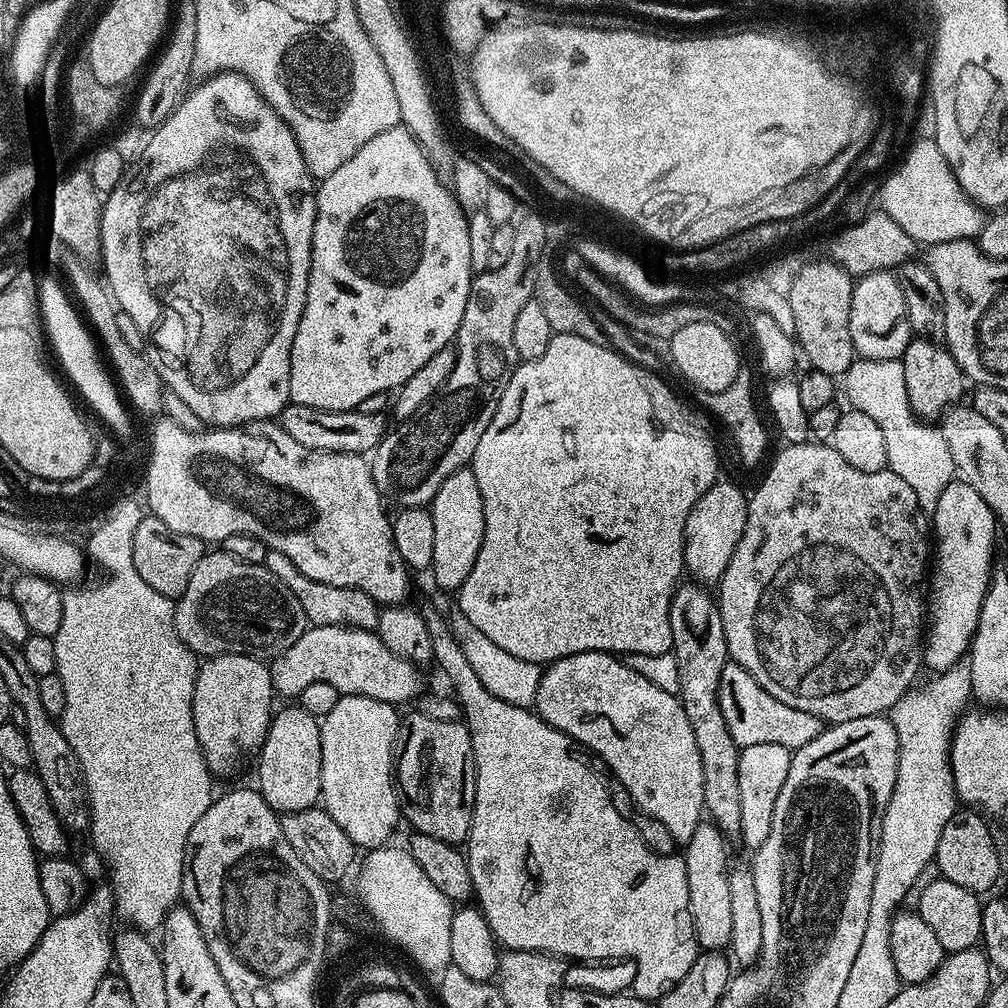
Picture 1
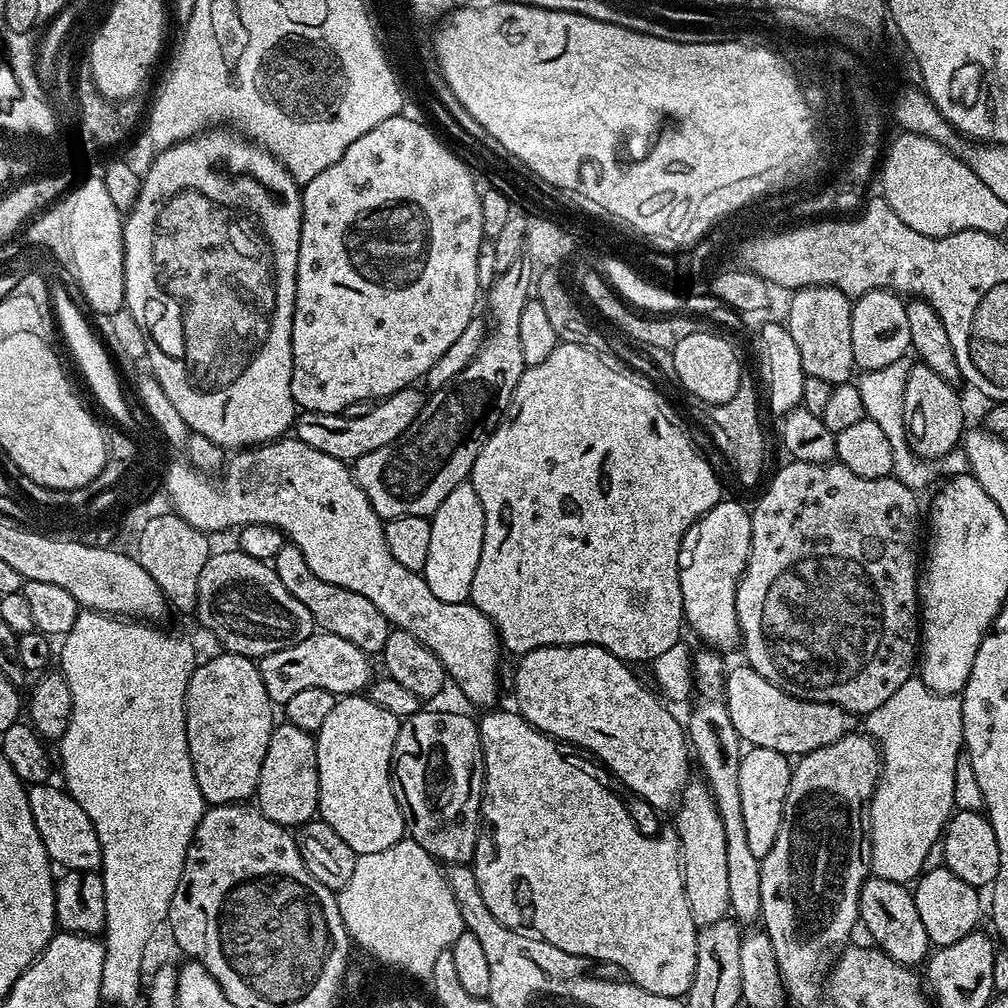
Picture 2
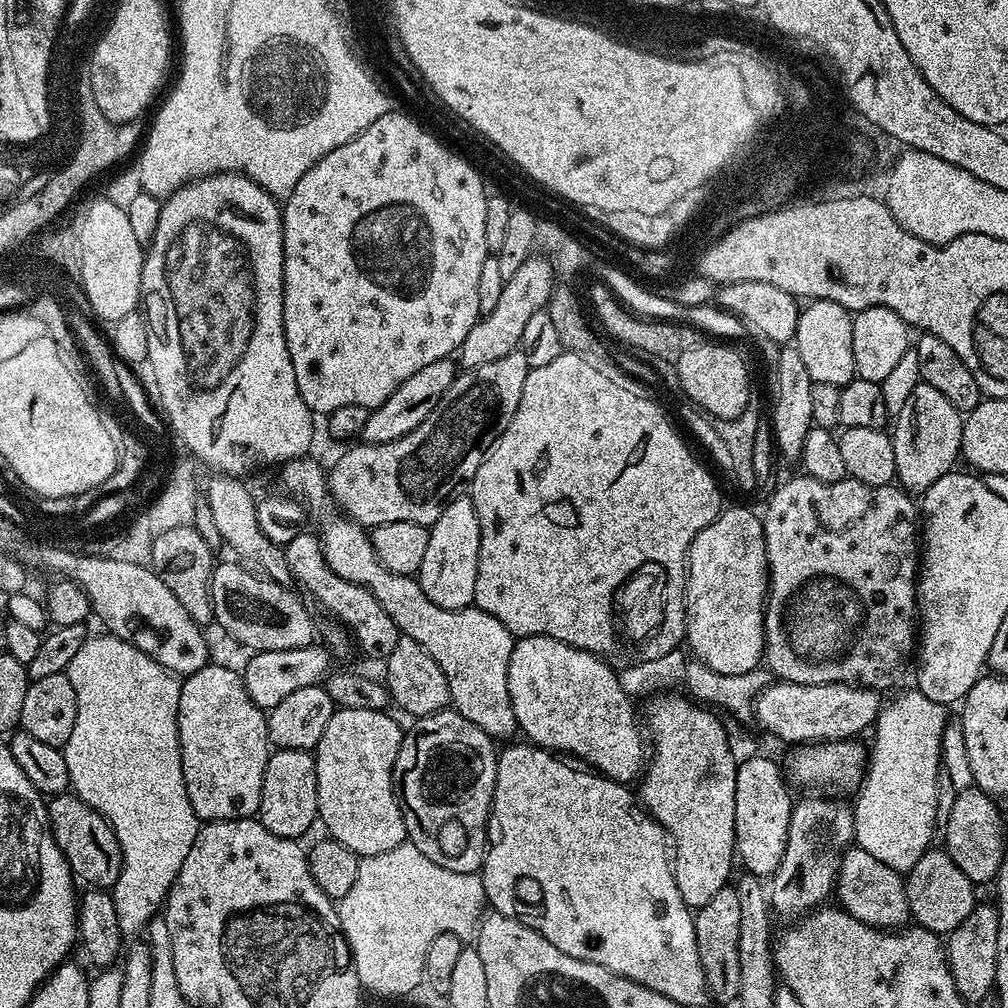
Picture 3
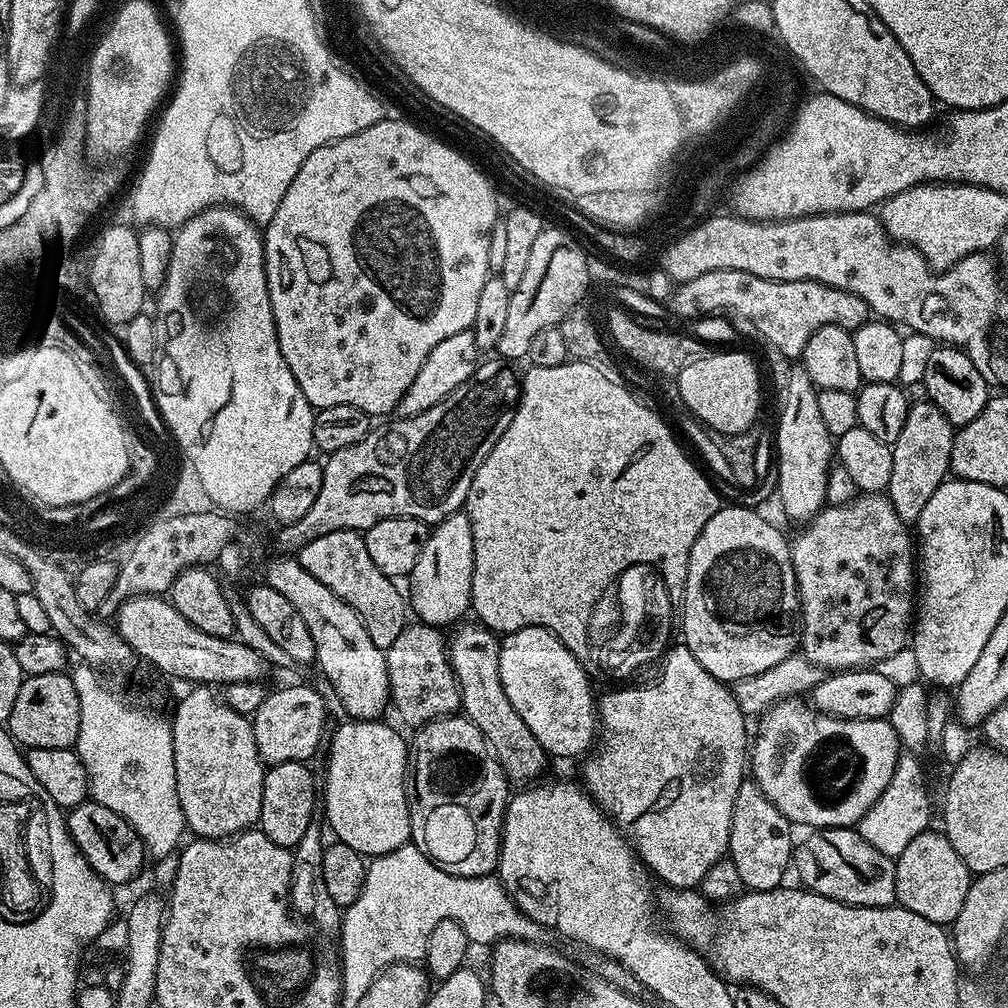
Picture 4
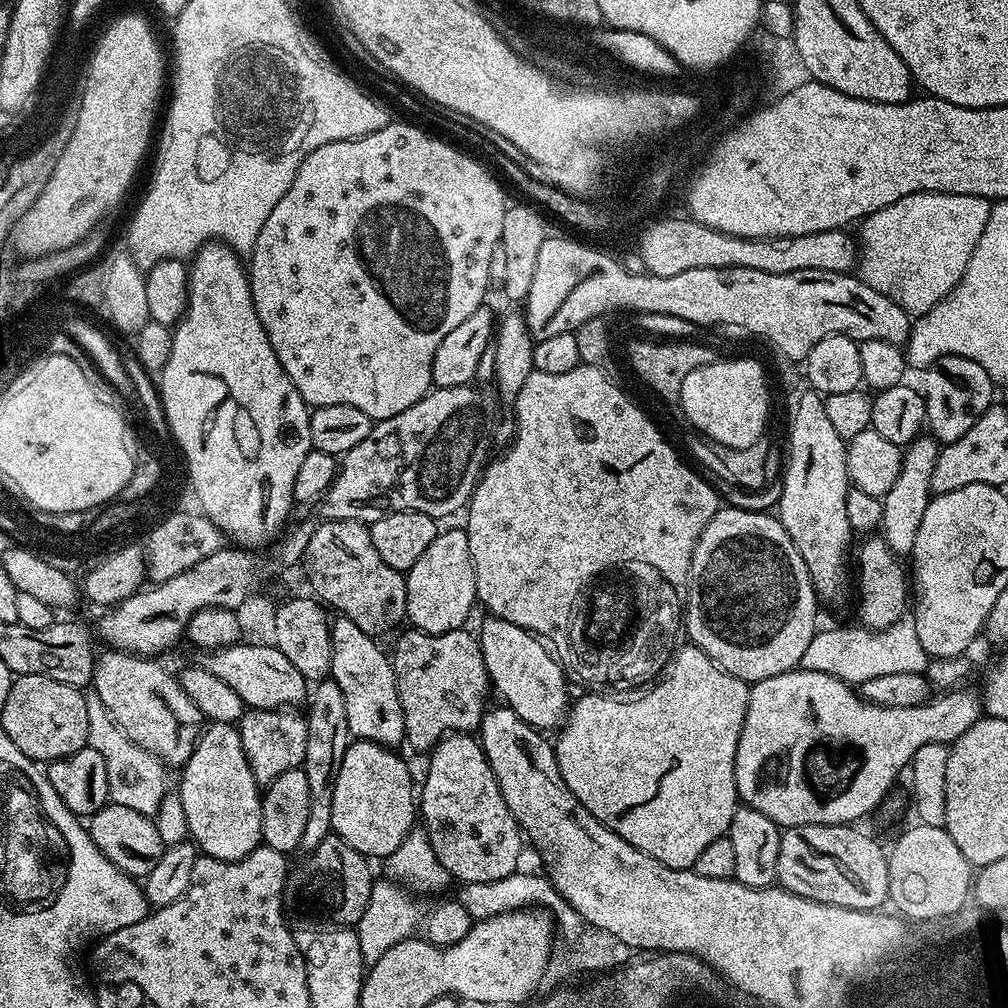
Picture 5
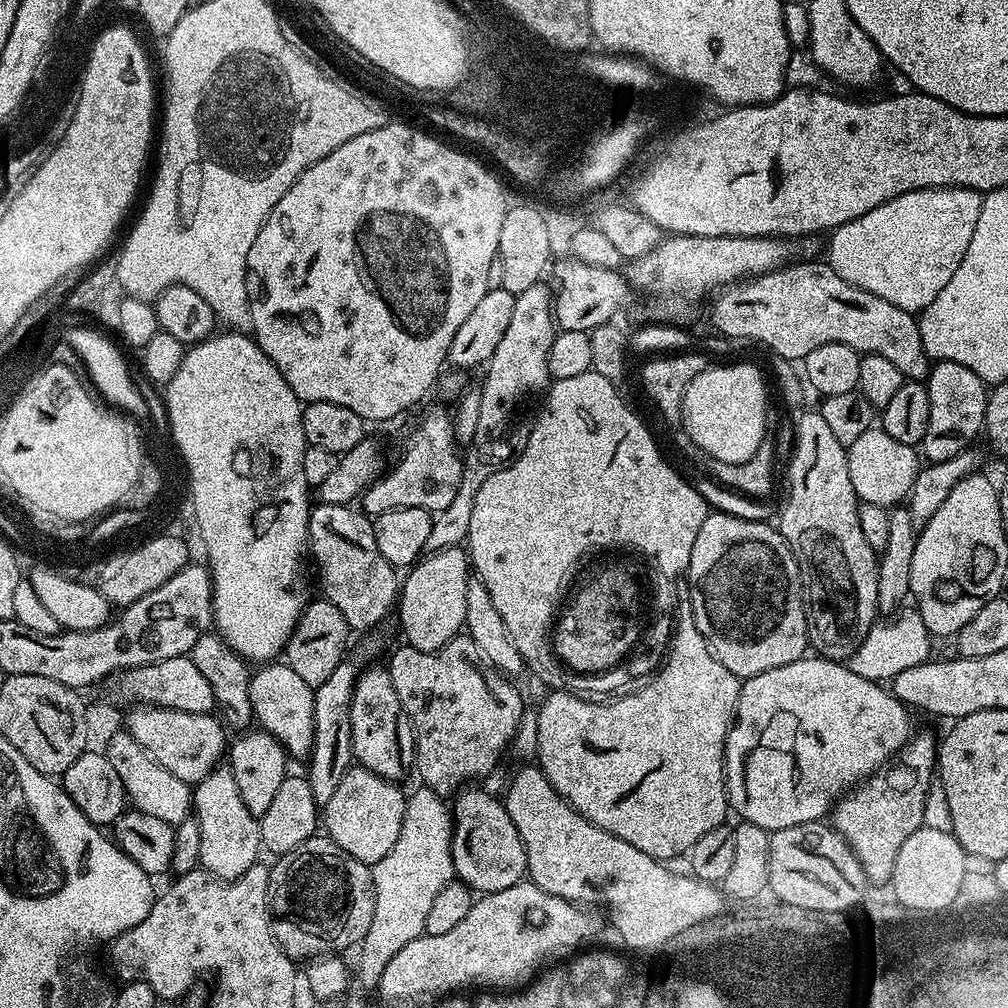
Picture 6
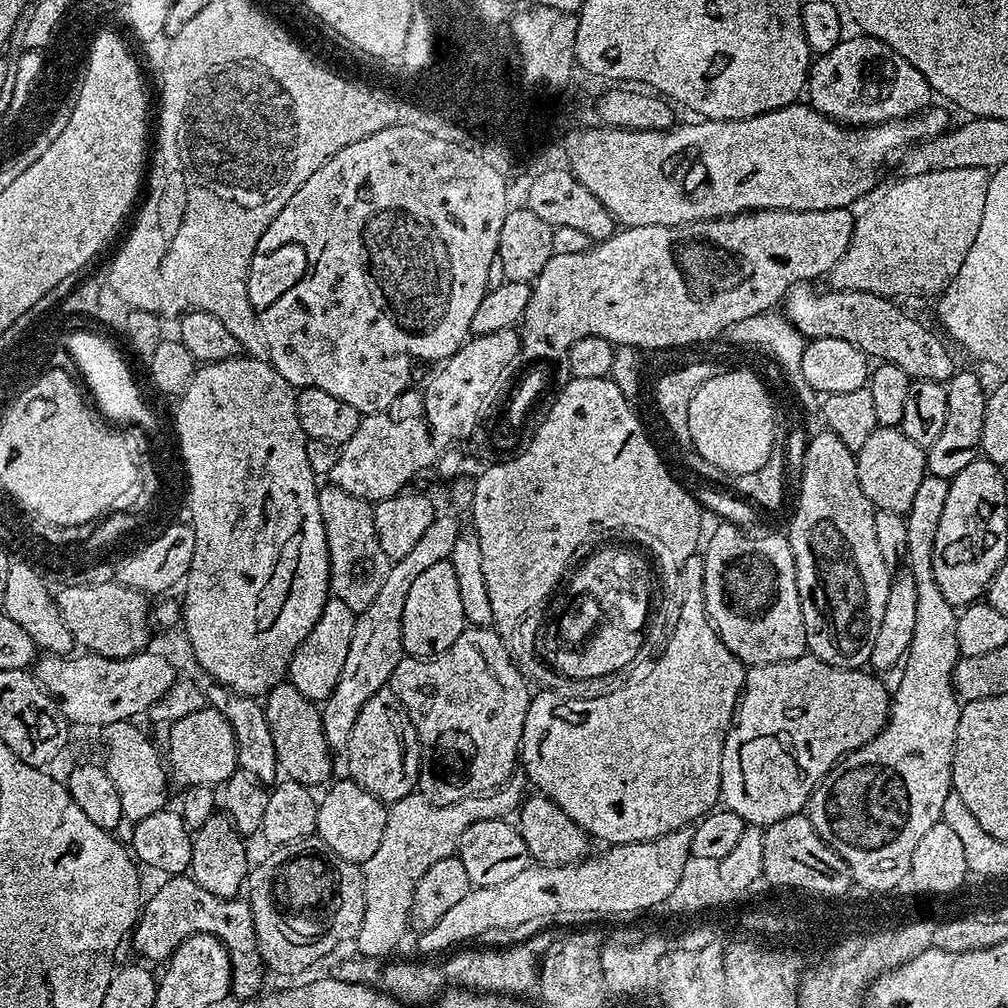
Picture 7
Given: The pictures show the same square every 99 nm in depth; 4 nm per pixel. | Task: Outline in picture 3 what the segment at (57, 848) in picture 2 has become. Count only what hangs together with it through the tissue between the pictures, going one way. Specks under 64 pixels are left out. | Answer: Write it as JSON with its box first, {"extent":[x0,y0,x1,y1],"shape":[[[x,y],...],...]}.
{"extent":[47,794,122,890],"shape":[[[74,794],[53,796],[47,801],[47,806],[52,837],[58,842],[58,850],[62,850],[73,877],[77,881],[85,880],[85,885],[111,890],[122,870],[122,850],[110,822]]]}

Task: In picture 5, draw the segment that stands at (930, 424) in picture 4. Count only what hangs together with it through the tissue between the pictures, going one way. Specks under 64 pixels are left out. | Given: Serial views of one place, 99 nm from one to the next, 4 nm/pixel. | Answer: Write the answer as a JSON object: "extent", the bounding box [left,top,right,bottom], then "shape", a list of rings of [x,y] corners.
{"extent":[879,434,941,558],"shape":[[[921,434],[903,449],[904,461],[898,472],[898,478],[894,478],[894,486],[890,486],[888,493],[882,498],[882,522],[879,531],[882,533],[886,546],[890,546],[893,552],[901,558],[911,557],[914,541],[918,539],[918,529],[922,523],[922,514],[926,514],[926,506],[933,498],[933,490],[930,486],[930,477],[934,474],[934,464],[938,462],[938,454],[941,445],[935,436]]]}

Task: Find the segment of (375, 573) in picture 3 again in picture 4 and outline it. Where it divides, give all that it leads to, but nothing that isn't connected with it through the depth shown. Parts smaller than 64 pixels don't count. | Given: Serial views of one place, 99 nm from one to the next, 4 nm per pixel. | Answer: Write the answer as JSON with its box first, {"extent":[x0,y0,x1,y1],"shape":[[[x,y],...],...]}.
{"extent":[448,622,550,782],"shape":[[[471,622],[465,628],[457,627],[456,633],[450,636],[448,657],[460,683],[460,706],[463,715],[482,730],[484,737],[492,748],[497,762],[502,766],[509,781],[536,782],[541,779],[544,767],[550,763],[550,757],[543,746],[530,734],[526,722],[522,722],[518,710],[510,706],[510,698],[506,698],[506,690],[502,690],[502,674],[498,672],[498,654],[500,640],[497,633]]]}

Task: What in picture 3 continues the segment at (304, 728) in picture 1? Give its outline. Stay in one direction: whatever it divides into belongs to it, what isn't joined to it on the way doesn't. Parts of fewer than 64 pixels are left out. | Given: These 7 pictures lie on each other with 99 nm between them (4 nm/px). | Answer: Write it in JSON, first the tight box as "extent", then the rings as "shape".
{"extent":[258,748,318,841],"shape":[[[276,748],[266,762],[266,774],[262,778],[262,798],[258,819],[270,834],[278,834],[287,840],[299,841],[318,820],[318,778],[316,758],[311,751]]]}

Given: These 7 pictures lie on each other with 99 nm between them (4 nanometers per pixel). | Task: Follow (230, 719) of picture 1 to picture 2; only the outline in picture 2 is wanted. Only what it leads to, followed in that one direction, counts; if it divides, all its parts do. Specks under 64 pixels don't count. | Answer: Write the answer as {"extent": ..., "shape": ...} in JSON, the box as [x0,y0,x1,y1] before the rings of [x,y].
{"extent":[184,651,274,806],"shape":[[[221,651],[219,655],[197,663],[184,695],[184,725],[194,778],[198,778],[198,790],[212,806],[239,804],[255,797],[262,758],[266,758],[274,727],[274,705],[266,686],[262,686],[259,663],[237,652]]]}

